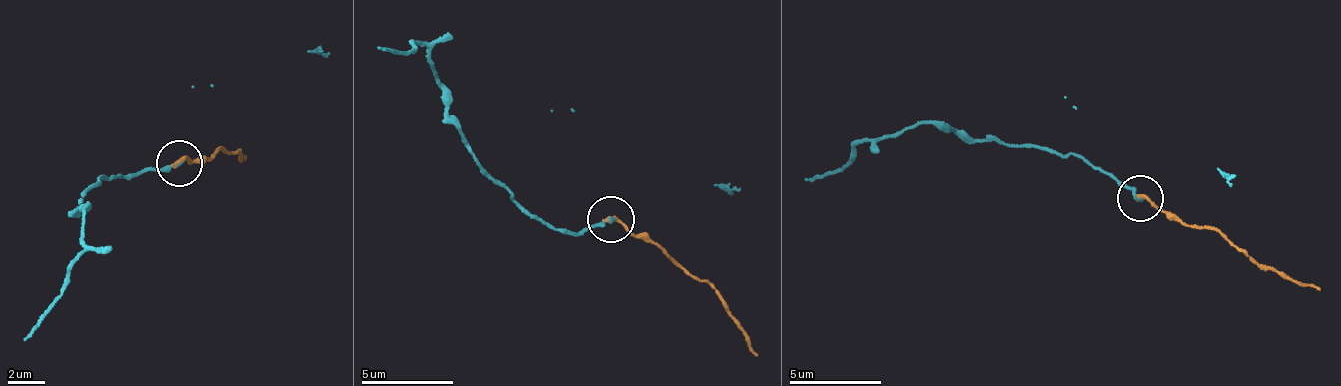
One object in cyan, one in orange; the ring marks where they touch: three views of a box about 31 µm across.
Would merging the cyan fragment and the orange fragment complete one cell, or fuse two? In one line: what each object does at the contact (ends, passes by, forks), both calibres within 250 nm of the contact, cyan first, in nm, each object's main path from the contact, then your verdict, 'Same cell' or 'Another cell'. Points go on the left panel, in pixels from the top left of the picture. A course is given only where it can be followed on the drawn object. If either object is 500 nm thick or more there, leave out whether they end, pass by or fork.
At the ring cyan ends. At the ring orange ends. Thickness 180 nm (cyan) against 240 nm. Course of cyan: (179, 165), (119, 179), (103, 176), (83, 195), (82, 209), (86, 211), (80, 256), (25, 340). Course of orange: (179, 165), (234, 151), (244, 156). Same cell

